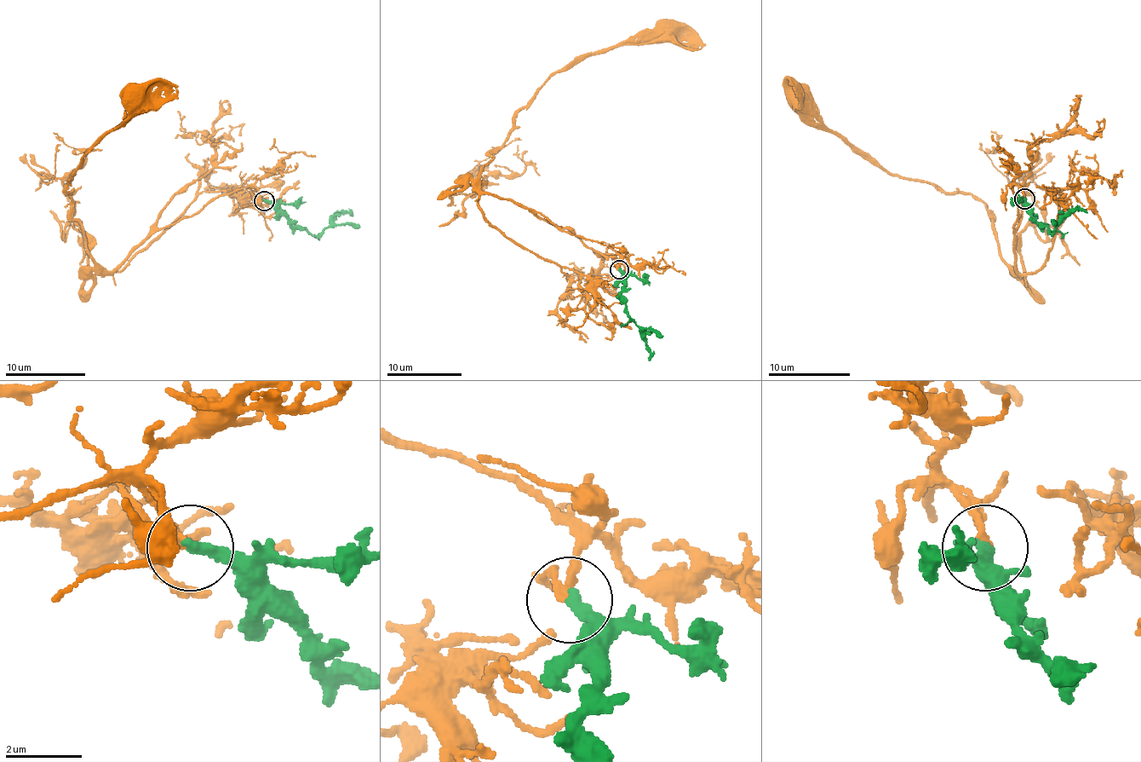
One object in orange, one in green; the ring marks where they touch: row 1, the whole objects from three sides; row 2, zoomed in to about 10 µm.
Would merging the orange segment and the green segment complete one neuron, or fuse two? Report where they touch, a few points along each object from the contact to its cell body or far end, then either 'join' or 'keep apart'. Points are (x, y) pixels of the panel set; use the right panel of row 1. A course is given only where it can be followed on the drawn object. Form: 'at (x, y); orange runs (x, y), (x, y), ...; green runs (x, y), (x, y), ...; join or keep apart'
at (1024, 199); orange runs (1024, 198), (1014, 184), (1016, 272), (1000, 253), (991, 210), (969, 193), (892, 176), (837, 135), (800, 96); green runs (1024, 198), (1035, 221), (1043, 222), (1049, 233), (1073, 211), (1081, 210), (1087, 214); join

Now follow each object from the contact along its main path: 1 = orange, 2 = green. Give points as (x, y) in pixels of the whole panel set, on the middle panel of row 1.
1: (619, 269), (616, 252), (604, 245), (491, 196), (479, 181), (515, 112), (551, 77), (580, 58), (662, 31)
2: (619, 269), (622, 274), (622, 299), (645, 342), (648, 360)

